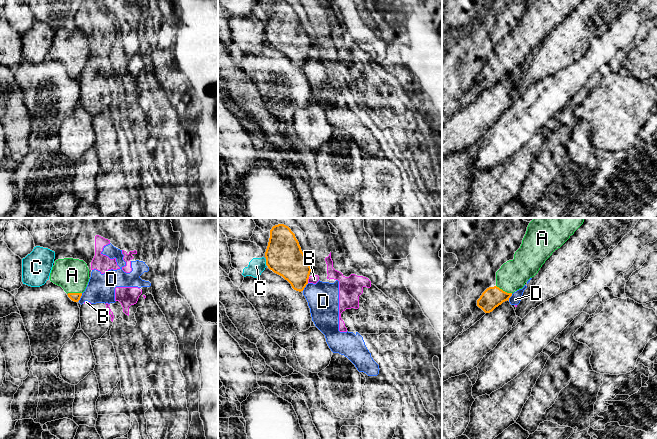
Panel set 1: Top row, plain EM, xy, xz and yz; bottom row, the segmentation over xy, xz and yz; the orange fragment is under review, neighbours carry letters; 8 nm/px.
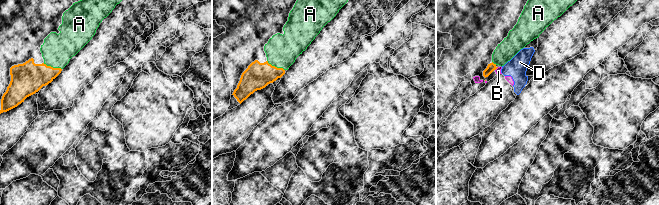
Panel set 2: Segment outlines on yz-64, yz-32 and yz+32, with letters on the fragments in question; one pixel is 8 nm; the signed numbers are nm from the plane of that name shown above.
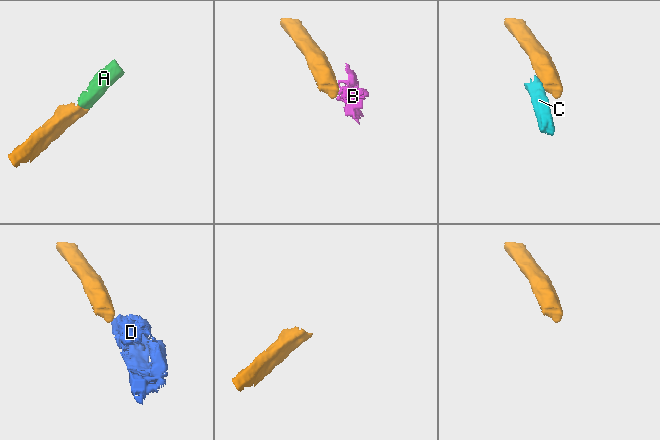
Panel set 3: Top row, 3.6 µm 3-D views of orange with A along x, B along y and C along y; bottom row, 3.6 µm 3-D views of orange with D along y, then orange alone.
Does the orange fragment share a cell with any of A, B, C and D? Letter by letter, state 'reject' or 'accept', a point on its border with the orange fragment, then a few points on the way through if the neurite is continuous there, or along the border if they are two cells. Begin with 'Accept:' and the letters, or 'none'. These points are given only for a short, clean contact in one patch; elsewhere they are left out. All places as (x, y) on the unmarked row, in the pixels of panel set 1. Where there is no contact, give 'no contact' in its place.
Accept: A
A: accept; contact yz (504, 67); way yz (492, 73), (504, 67), (507, 57), (512, 52)
B: reject; contact xz (307, 56)
C: reject; contact xz (266, 38); border xz (265, 35), (266, 40)
D: reject; contact xy (80, 73); border xy (82, 69), (78, 76)

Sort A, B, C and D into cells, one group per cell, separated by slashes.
A / B D / C

